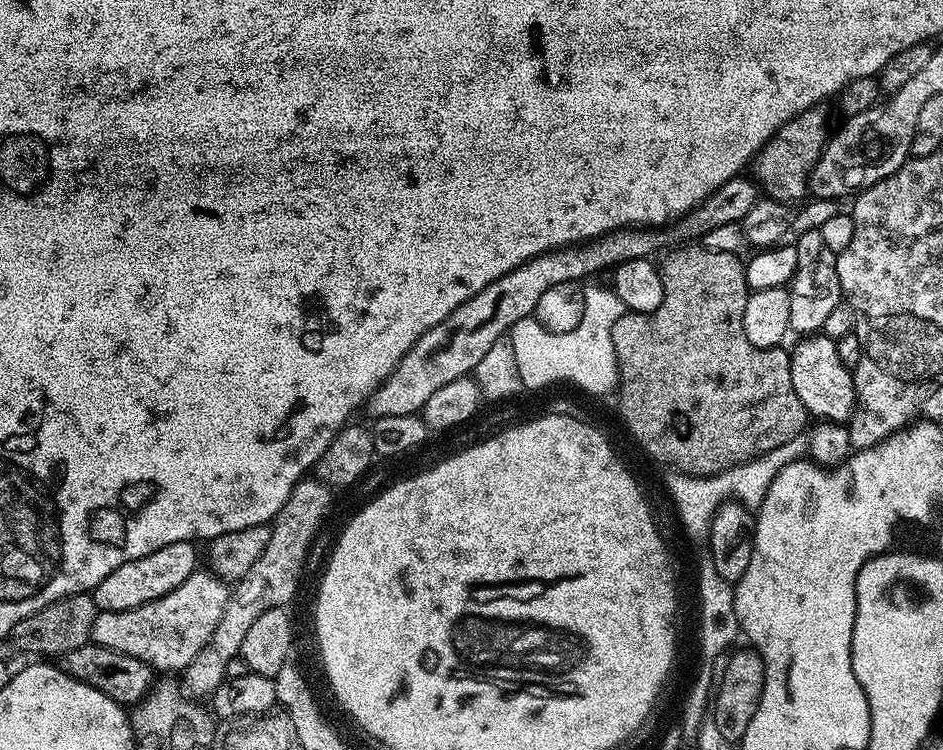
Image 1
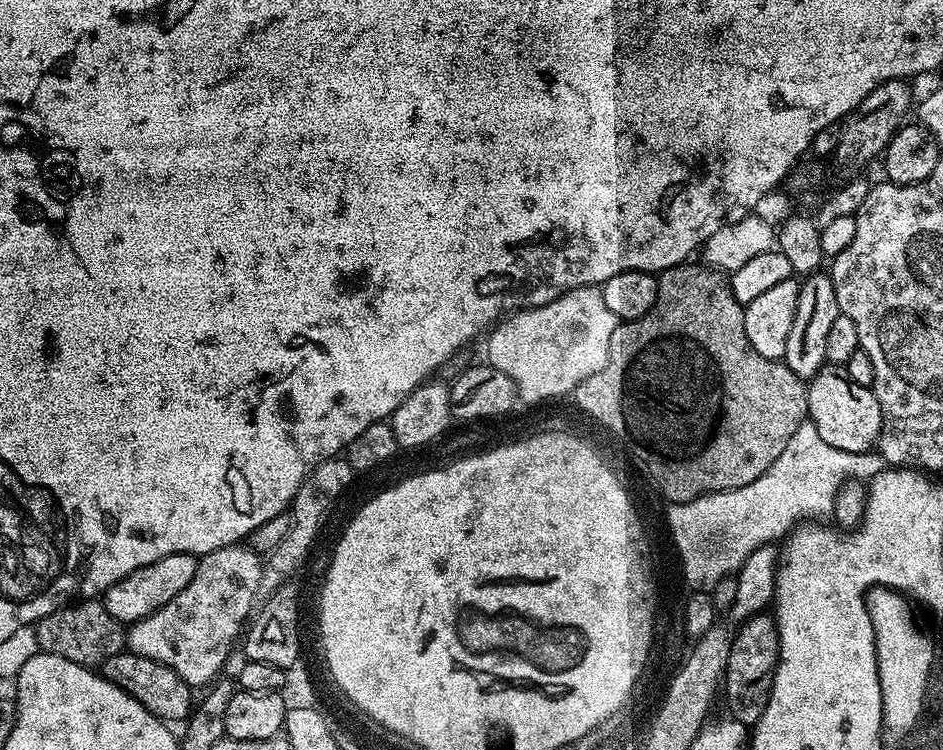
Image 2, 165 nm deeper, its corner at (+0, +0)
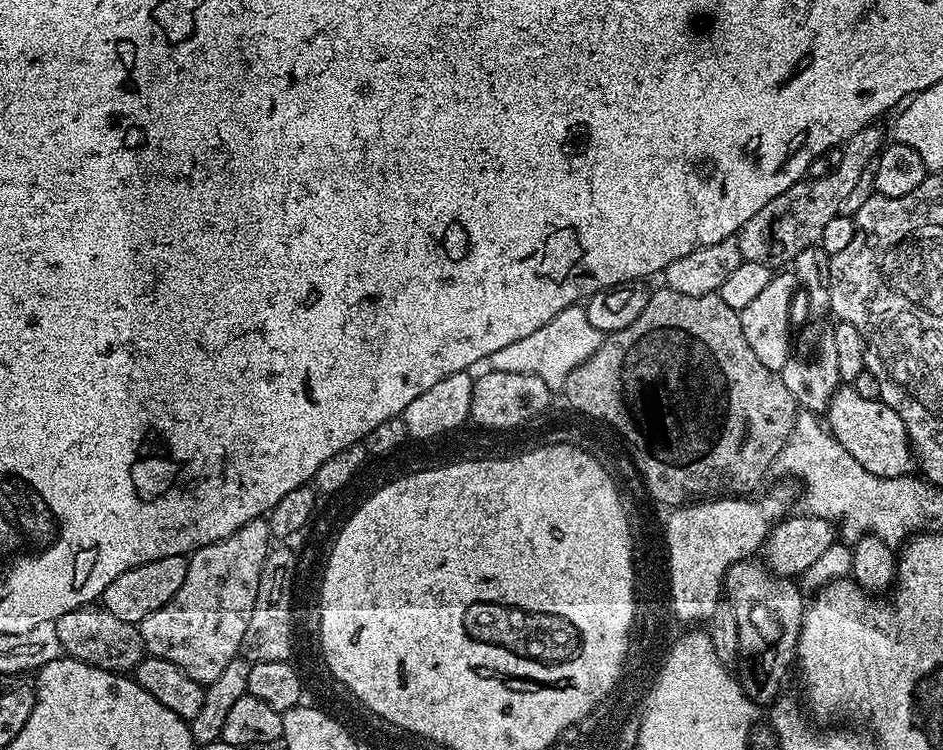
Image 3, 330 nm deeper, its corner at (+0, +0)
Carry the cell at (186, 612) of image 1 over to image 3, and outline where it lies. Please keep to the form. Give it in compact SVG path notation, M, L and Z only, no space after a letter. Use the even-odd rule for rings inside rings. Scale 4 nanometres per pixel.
M267 519L251 520L246 522L246 526L234 530L234 534L225 540L205 544L188 556L186 582L182 582L178 594L174 594L166 606L147 616L138 625L147 655L174 662L174 666L205 686L214 682L214 678L226 670L226 665L240 656L242 634L246 634L246 626L250 626L250 614L254 614L254 608L262 596L260 575L267 558L267 526Z

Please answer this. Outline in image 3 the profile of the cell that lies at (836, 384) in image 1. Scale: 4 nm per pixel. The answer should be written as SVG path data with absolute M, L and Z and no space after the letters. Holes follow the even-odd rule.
M841 386L836 389L828 404L826 427L832 433L833 438L840 442L870 473L882 478L898 478L913 471L914 453L908 439L906 426L899 414L890 406L886 406L883 400L862 398L862 394L858 394L855 387Z

